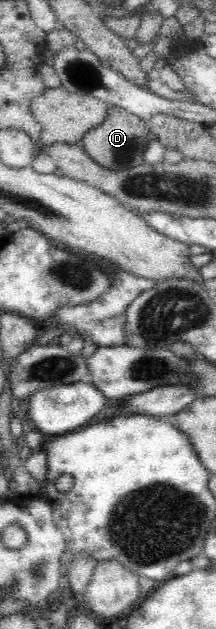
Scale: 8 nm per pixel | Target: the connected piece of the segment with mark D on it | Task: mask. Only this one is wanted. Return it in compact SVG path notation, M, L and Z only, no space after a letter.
M111 105L107 108L106 118L89 131L84 132L81 141L85 153L100 166L112 172L122 172L143 164L143 152L147 140L153 137L148 122L140 120L127 110Z

